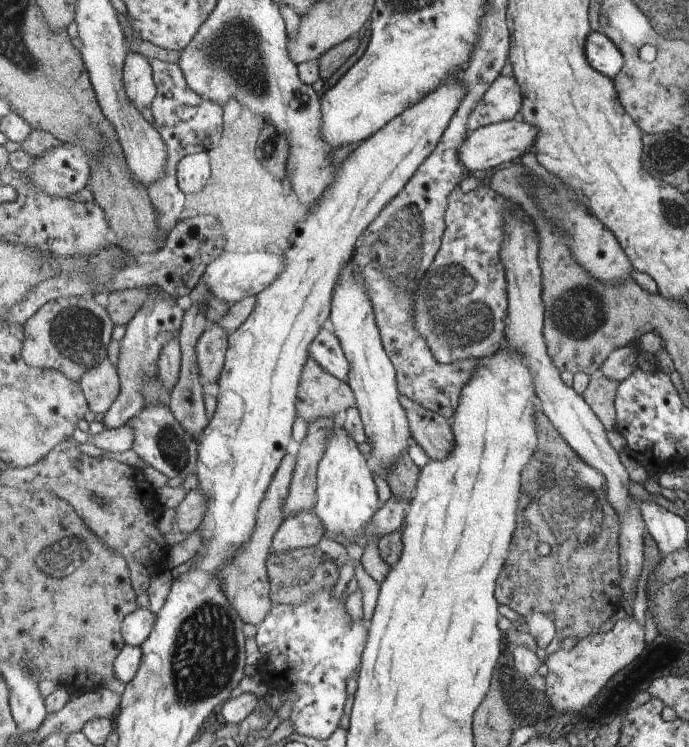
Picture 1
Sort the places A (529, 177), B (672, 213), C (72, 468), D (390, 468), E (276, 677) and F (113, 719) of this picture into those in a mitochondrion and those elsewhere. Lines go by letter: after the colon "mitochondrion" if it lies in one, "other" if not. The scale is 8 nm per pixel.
A: other
B: mitochondrion
C: other
D: other
E: other
F: other

